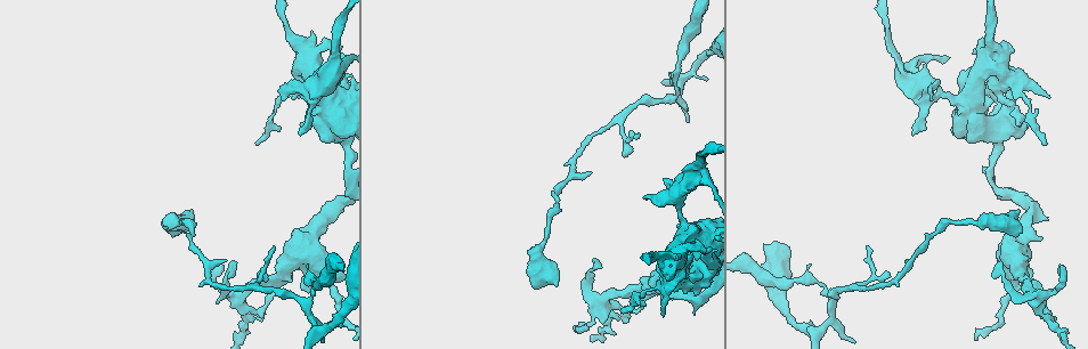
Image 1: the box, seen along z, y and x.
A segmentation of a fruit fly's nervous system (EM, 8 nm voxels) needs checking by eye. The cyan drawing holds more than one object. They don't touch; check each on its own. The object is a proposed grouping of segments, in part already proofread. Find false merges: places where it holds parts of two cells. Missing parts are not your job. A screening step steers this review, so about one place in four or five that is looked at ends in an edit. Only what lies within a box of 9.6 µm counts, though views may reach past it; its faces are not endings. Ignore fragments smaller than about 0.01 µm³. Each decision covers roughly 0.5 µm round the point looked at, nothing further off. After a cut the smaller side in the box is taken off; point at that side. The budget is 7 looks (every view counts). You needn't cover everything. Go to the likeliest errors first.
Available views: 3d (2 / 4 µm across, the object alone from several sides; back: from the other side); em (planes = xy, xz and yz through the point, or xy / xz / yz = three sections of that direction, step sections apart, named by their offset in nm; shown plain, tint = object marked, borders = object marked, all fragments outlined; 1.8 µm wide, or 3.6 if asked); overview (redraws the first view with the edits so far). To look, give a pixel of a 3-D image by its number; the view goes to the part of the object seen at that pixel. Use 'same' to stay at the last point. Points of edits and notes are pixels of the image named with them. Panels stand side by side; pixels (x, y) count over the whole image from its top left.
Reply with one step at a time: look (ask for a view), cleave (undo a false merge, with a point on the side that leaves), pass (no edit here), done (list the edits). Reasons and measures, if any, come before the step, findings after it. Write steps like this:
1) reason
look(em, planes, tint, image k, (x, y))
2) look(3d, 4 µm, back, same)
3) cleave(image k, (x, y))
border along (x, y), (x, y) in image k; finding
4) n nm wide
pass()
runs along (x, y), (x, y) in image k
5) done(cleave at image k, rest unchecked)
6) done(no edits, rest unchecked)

sudden change in width
look(3d, 2 µm, image 1, (602, 301))

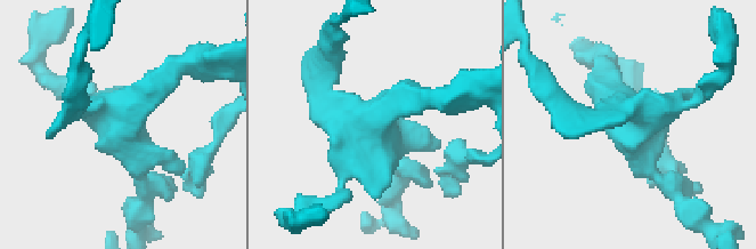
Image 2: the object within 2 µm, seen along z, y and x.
now the EM
look(em, planes, tint, image 2, (122, 122))

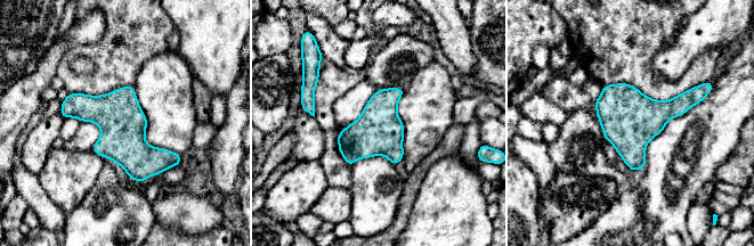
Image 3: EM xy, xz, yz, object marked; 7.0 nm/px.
320 nm wide
pass()
all the same cell

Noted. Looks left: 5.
a fork
look(3d, 4 µm, image 1, (675, 202))

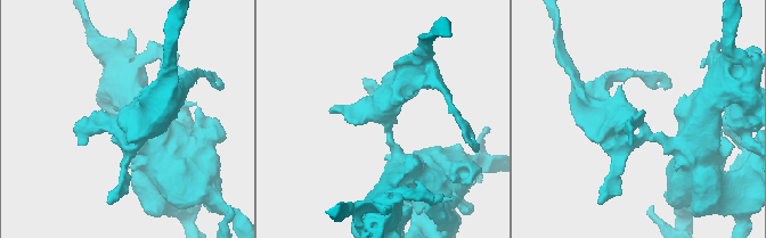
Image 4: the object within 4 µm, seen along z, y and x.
shape alone is not enough
look(em, 3.6 µm, planes, borders, image 4, (126, 124))

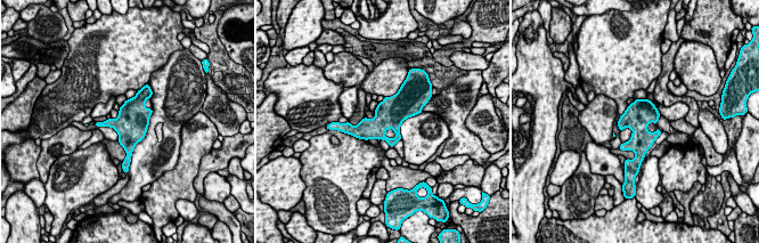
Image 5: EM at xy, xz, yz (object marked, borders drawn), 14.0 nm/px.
380 nm wide
pass()
all the same cell

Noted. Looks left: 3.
thick turns thin
look(em, xy, step 8, tint, image 1, (655, 256))

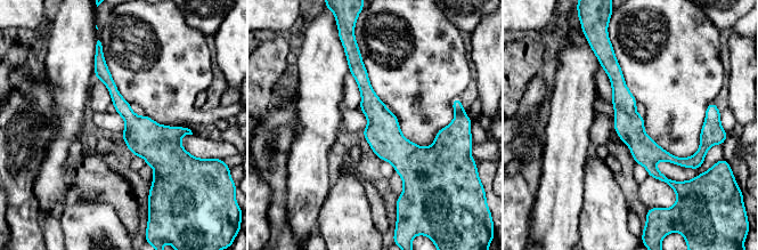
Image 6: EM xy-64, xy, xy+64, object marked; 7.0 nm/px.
look(em, planes, borders, same)

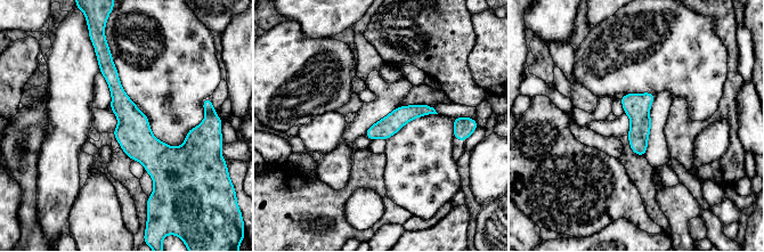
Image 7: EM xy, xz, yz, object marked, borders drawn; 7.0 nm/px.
140 nm wide
pass()
runs along (102, 61), (159, 152), (179, 152), (193, 137) in image 7; continuous, no second cell

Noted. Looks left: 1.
done(no edits, rest unchecked)

